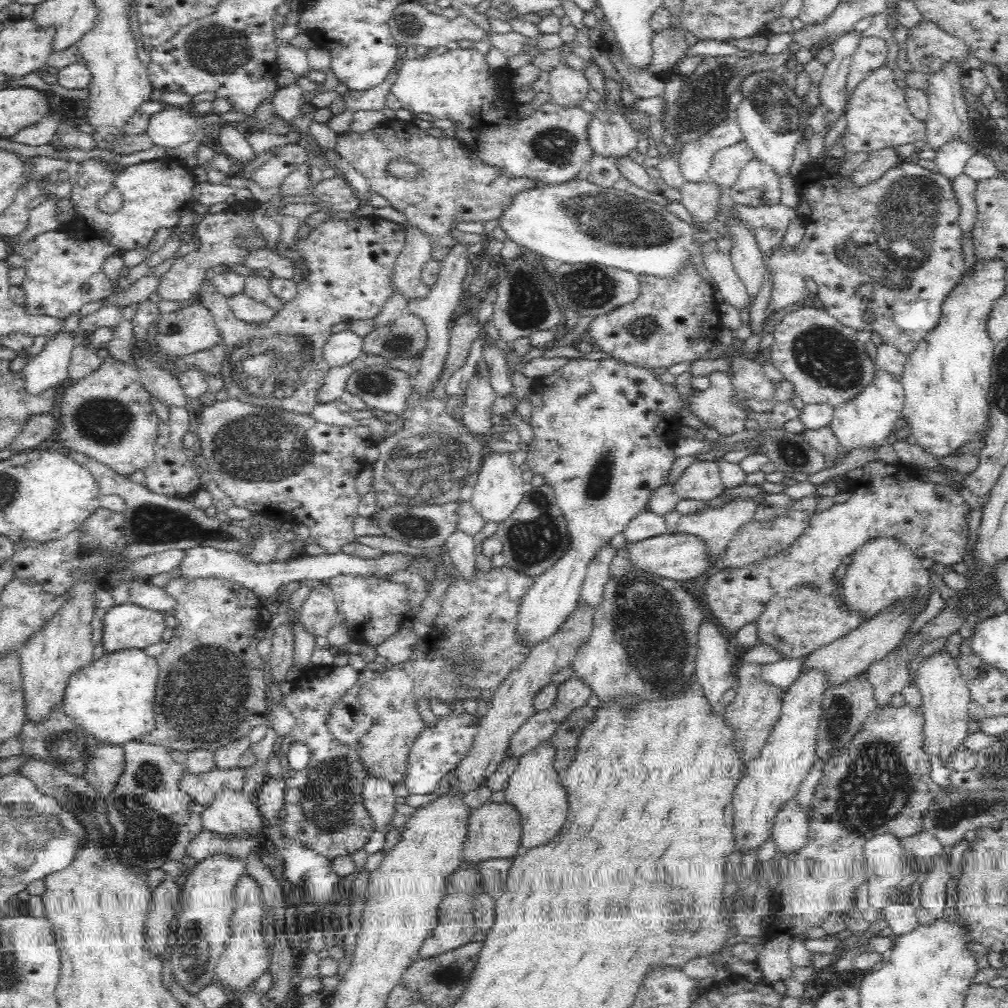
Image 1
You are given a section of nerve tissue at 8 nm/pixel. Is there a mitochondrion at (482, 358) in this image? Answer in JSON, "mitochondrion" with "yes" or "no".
{"mitochondrion":"no"}

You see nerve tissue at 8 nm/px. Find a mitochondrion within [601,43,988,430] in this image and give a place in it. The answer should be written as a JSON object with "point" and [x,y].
{"point":[907,217]}

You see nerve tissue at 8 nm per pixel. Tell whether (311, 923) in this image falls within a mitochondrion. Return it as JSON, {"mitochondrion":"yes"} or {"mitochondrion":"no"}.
{"mitochondrion":"no"}

